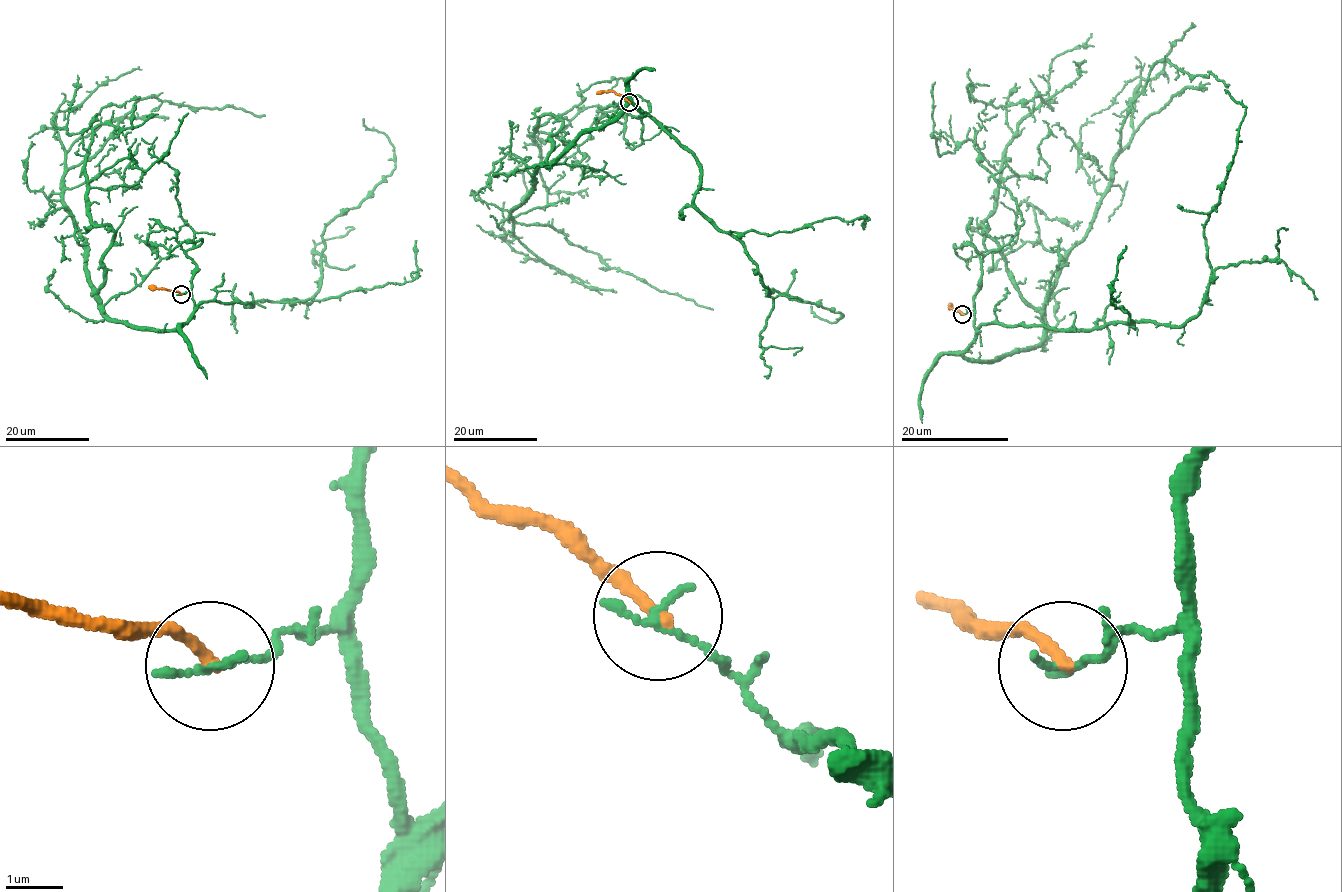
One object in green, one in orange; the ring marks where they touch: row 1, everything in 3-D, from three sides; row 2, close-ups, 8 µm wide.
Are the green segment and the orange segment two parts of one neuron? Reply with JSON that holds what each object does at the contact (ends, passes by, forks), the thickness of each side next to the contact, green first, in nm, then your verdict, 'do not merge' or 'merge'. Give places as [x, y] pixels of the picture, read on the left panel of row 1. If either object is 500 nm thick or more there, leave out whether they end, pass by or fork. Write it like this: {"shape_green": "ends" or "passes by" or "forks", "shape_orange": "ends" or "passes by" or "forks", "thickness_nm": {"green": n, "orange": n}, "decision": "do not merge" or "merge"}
{"shape_green": "ends", "shape_orange": "ends", "thickness_nm": {"green": 170, "orange": 240}, "decision": "do not merge"}

